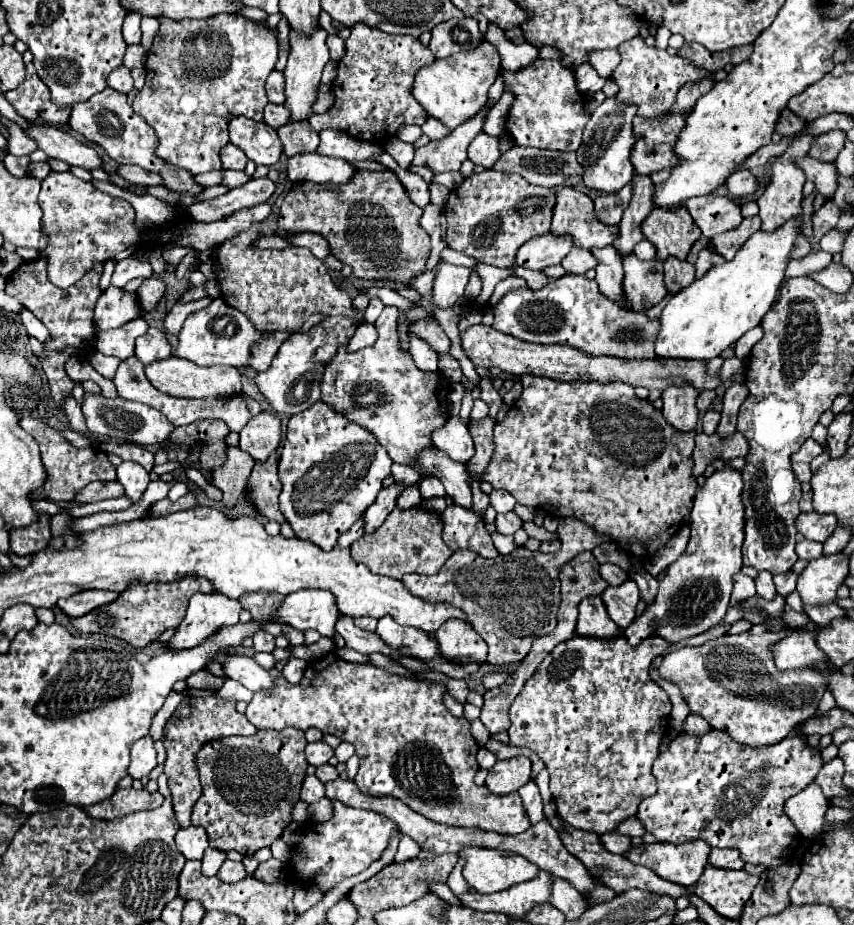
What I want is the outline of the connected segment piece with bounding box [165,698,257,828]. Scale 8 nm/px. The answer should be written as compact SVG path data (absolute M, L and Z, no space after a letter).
M193 698L193 712L187 720L179 722L167 722L165 726L165 750L167 750L167 760L165 760L165 774L169 778L169 790L173 798L173 810L175 818L181 828L191 826L191 812L195 802L201 796L201 784L199 784L199 774L195 768L195 754L199 752L199 746L203 746L209 740L223 738L223 736L253 736L257 728L247 720L245 714L239 714L235 710L233 700L221 700L221 698Z

